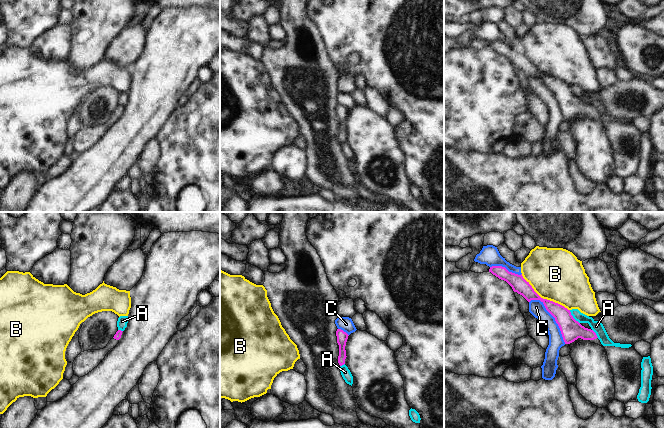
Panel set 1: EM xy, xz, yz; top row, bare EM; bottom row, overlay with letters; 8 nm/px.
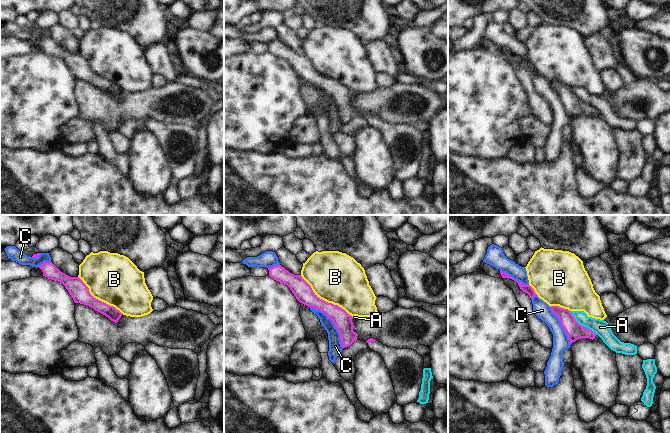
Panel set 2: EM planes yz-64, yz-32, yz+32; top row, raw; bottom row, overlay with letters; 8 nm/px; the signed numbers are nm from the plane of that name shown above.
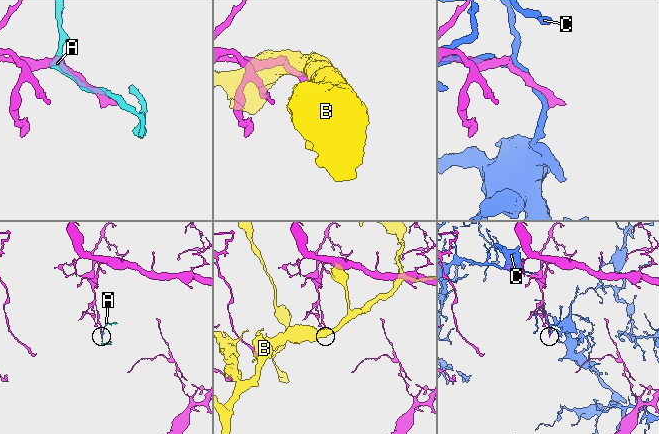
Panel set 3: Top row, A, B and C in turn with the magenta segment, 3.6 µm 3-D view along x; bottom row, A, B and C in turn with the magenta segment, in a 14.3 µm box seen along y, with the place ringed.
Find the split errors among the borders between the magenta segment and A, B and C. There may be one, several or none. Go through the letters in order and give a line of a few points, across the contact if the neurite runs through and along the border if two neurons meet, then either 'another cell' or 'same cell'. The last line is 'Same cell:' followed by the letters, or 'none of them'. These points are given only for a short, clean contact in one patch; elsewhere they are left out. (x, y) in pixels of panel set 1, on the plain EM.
A: line yz (569, 86), (570, 90), (579, 99); another cell
B: another cell
C: another cell
Same cell: none of them

